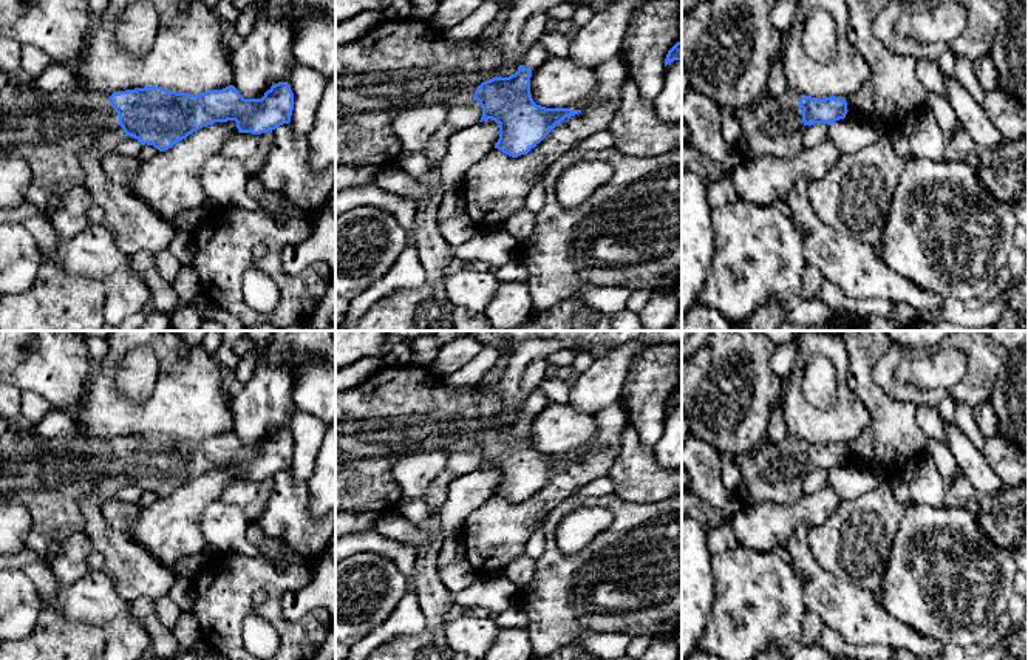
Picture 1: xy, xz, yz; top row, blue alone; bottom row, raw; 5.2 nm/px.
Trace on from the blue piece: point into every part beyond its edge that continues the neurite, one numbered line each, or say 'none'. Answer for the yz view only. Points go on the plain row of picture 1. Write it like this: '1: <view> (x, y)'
1: yz (765, 475)

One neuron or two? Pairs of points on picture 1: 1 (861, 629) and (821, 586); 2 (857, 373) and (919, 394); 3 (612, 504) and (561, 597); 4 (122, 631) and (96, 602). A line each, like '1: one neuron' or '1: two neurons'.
1: one neuron
2: two neurons
3: one neuron
4: one neuron

